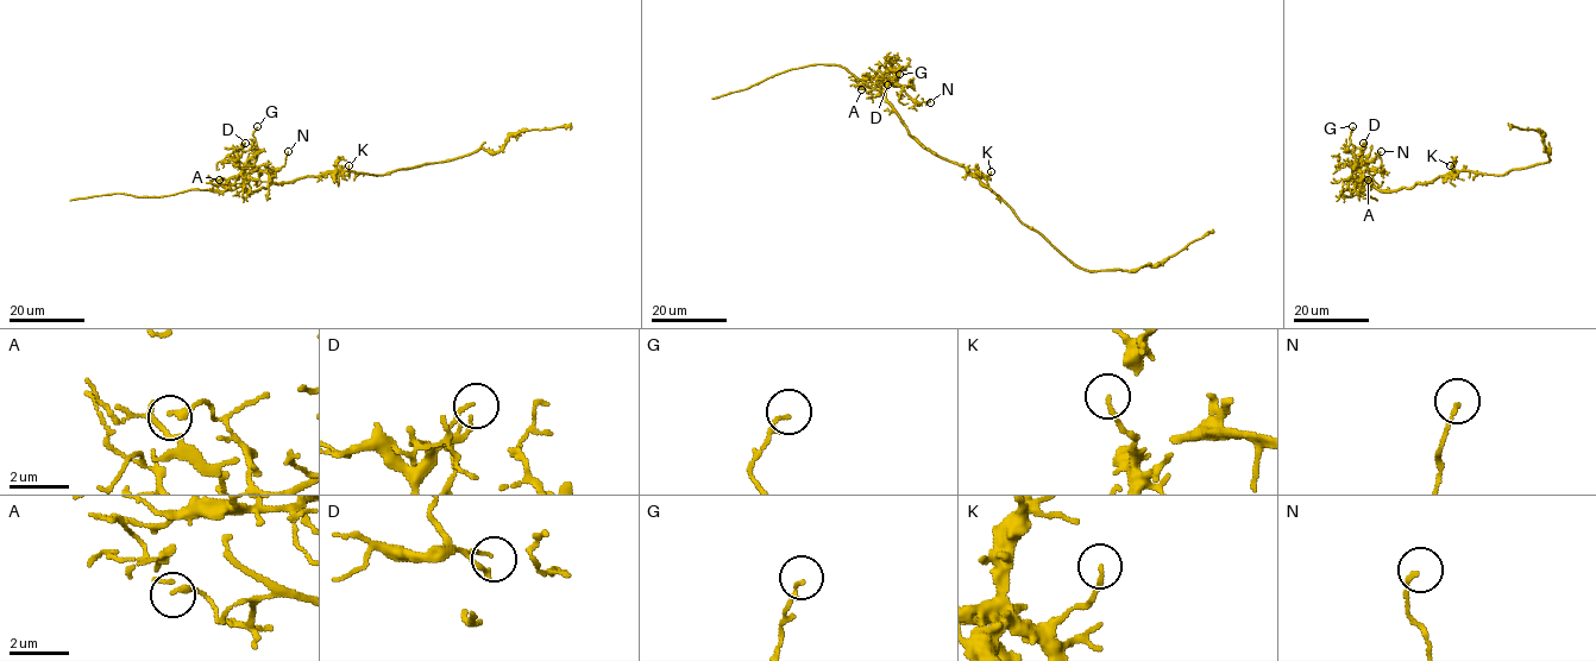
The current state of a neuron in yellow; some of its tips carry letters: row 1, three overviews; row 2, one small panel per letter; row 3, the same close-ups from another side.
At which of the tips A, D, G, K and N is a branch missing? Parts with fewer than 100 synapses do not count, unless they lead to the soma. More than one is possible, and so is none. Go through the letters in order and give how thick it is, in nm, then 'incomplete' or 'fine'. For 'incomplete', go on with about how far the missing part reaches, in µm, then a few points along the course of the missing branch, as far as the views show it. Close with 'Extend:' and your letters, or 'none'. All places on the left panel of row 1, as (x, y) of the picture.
A: 200 nm | fine
D: 100 nm | fine
G: 120 nm | fine
K: 120 nm | fine
N: 120 nm | fine
Extend: none

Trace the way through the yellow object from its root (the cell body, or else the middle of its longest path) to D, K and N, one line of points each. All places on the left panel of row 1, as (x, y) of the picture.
D: (324, 172), (247, 191), (238, 159), (238, 150), (245, 143)
K: (324, 172), (343, 172), (349, 165)
N: (324, 172), (271, 182), (255, 191), (243, 187), (243, 177), (252, 171), (280, 169), (288, 151)

